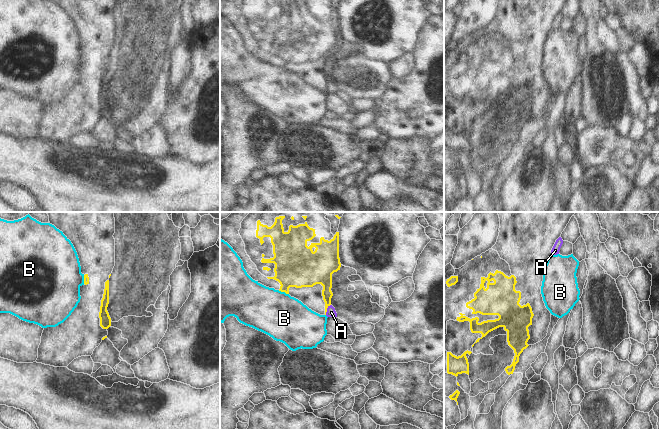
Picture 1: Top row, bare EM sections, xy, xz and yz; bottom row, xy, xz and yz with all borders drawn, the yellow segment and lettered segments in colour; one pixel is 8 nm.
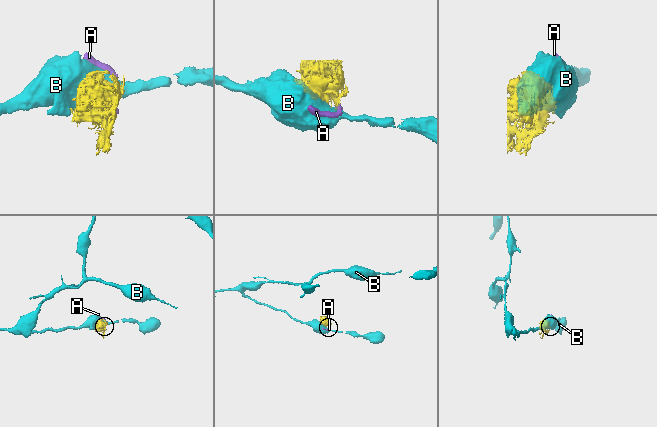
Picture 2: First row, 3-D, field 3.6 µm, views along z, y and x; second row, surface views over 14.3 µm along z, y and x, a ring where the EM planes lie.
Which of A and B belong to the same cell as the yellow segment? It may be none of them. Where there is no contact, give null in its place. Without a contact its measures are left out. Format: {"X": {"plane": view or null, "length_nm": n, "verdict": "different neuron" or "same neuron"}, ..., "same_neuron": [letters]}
{"A": {"plane": "xz", "length_nm": 100, "verdict": "different neuron"}, "B": {"plane": "xz", "length_nm": 90, "verdict": "different neuron"}, "same_neuron": []}

